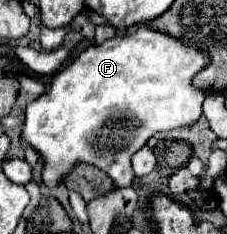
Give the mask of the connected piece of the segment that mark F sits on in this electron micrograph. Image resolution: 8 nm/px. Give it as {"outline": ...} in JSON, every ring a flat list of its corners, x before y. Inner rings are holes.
{"outline":[[140,28,134,36,114,36,112,40,106,40,104,44,100,46,90,46,88,50,84,50,68,68,60,70,54,74,52,78,52,86,46,94,42,94,38,100,34,100,28,108,26,108,26,122,24,122,24,128,22,128,22,140,26,144,30,144,32,148,36,148,42,156,44,156,44,172,42,172,42,180,46,186,56,186,60,180,64,180,64,176,70,172,70,168,78,162,88,162,88,164,94,164,98,166,100,170,104,170,108,176,112,176,112,182,118,186,118,188,126,188,126,186,132,186,134,182,134,172,132,172,132,166,130,166,130,158,134,152,138,152,152,134,160,132,160,130,170,130,170,128,178,128,178,126,188,126,188,124,194,124,200,114,202,114,202,102,206,98,206,92,202,90,196,90,192,88,192,76,204,68,208,64,208,58,204,54,200,54,196,48,168,36,168,34,162,34,162,32,154,32,154,30,148,30,148,28],[118,124,122,124,122,130,130,132,130,134,118,134]]}

